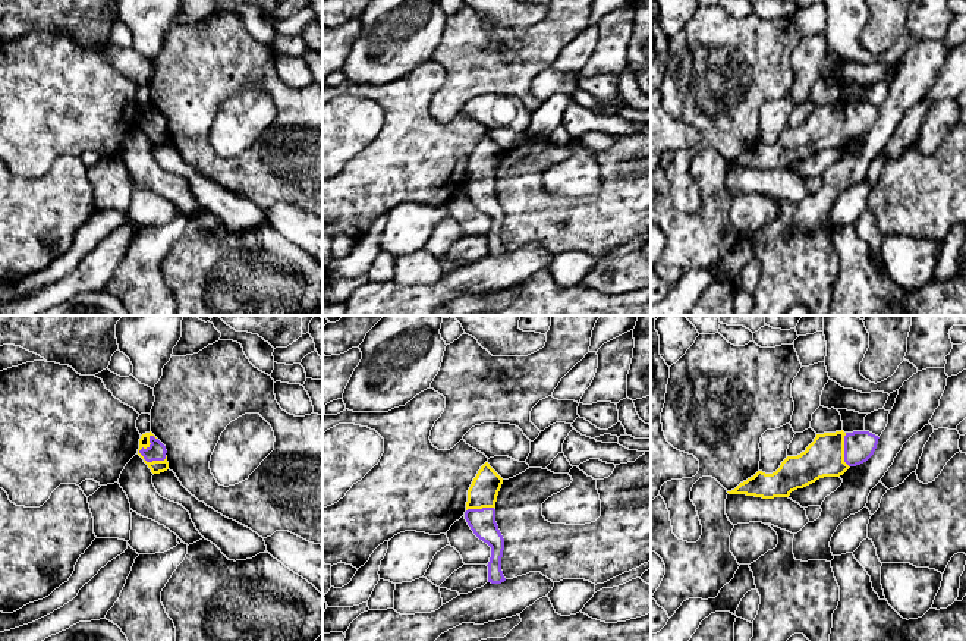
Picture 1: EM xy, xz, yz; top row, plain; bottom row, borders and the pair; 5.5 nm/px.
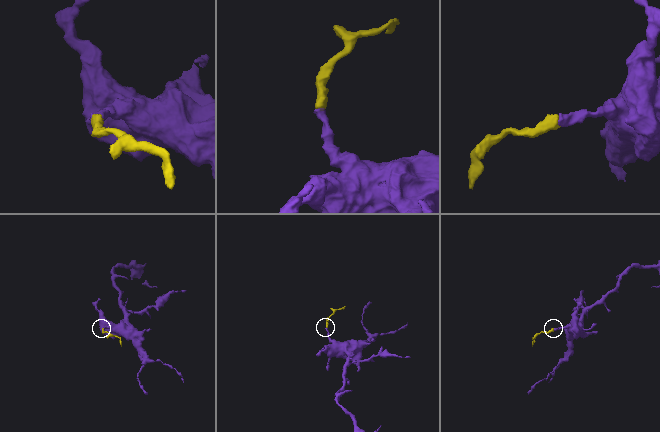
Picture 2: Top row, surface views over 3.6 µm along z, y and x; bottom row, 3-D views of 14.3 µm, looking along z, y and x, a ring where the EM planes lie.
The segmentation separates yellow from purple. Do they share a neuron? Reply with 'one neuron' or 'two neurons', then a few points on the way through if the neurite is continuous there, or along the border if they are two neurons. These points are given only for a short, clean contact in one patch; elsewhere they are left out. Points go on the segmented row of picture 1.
one neuron; way xy (156, 467), (153, 461), (157, 451)

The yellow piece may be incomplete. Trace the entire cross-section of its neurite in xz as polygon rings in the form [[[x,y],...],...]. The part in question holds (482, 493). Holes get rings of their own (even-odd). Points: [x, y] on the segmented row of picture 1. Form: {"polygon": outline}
{"polygon": [[[485,462],[468,490],[465,519],[473,534],[491,547],[488,582],[506,581],[501,571],[504,538],[495,522],[495,502],[503,478]]]}

